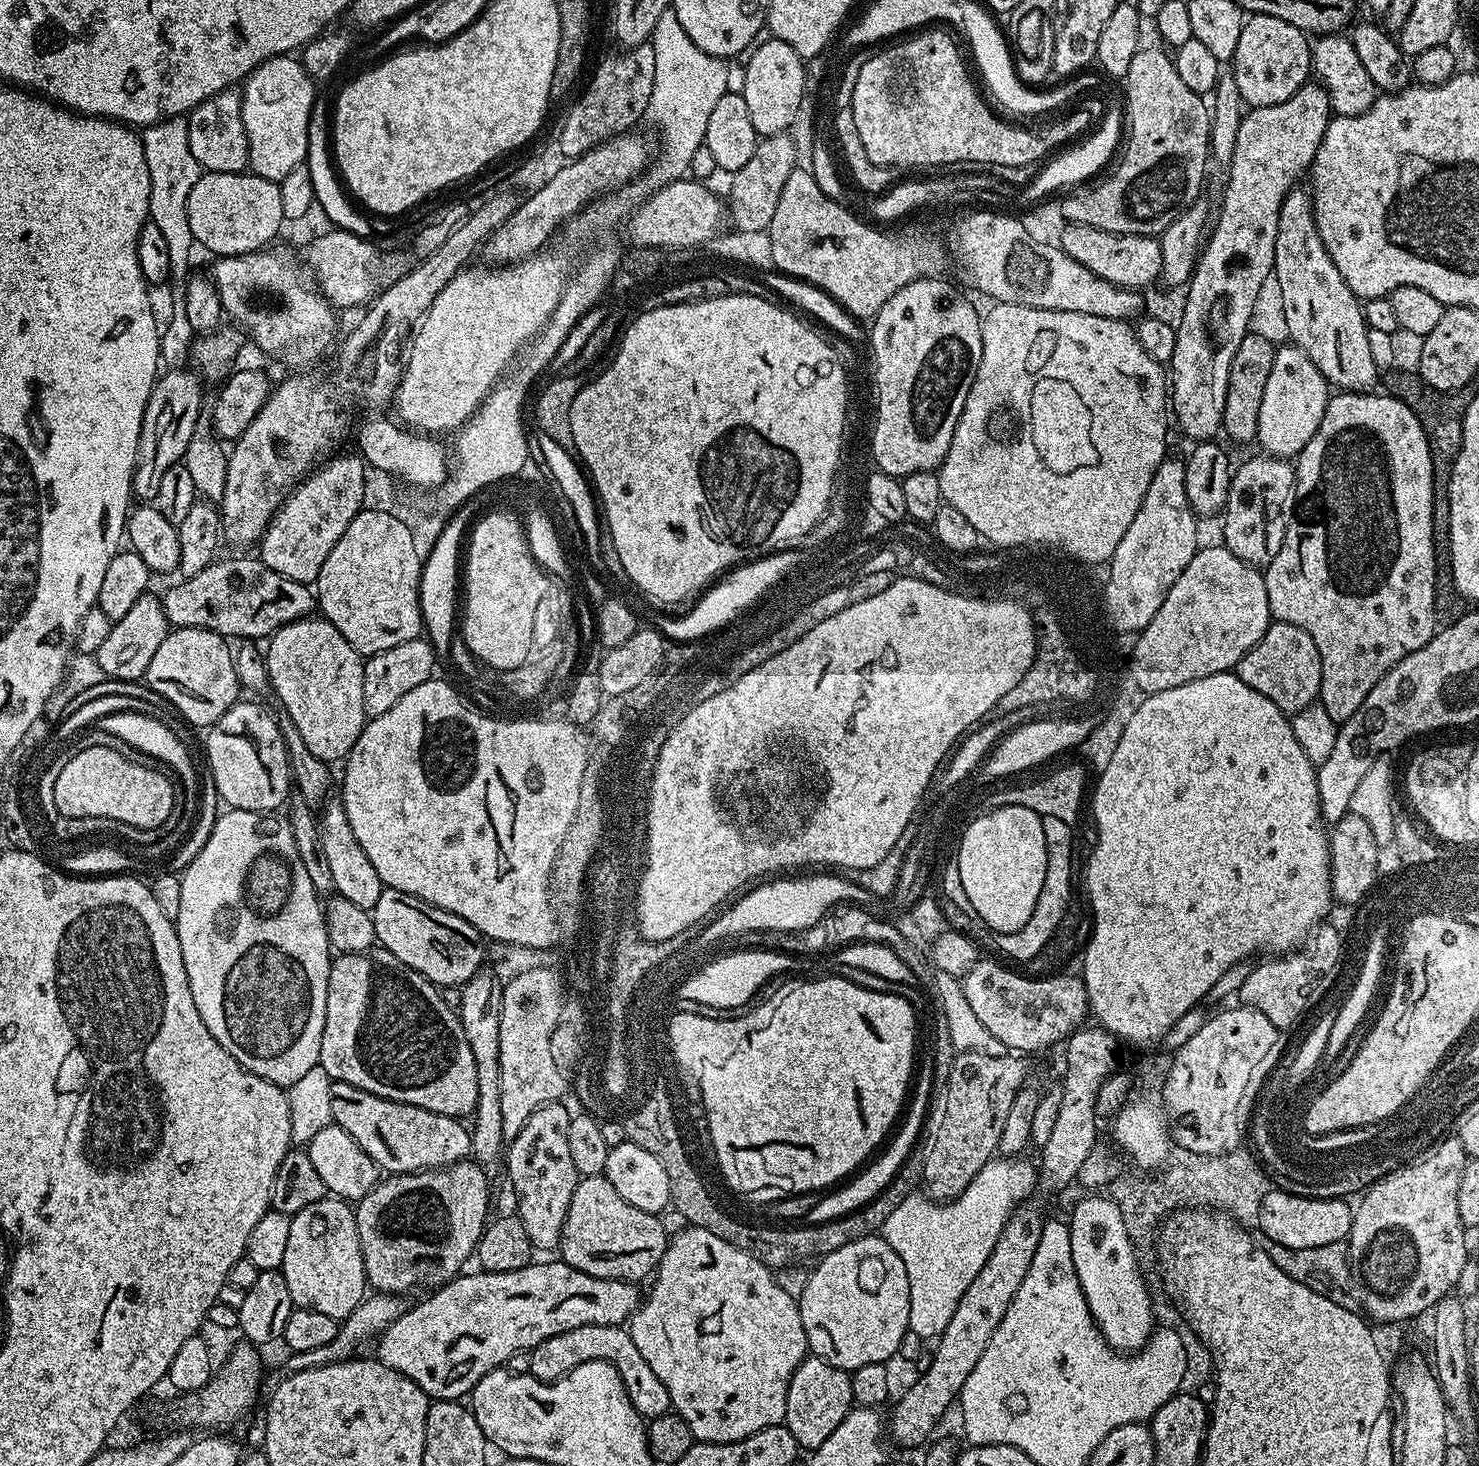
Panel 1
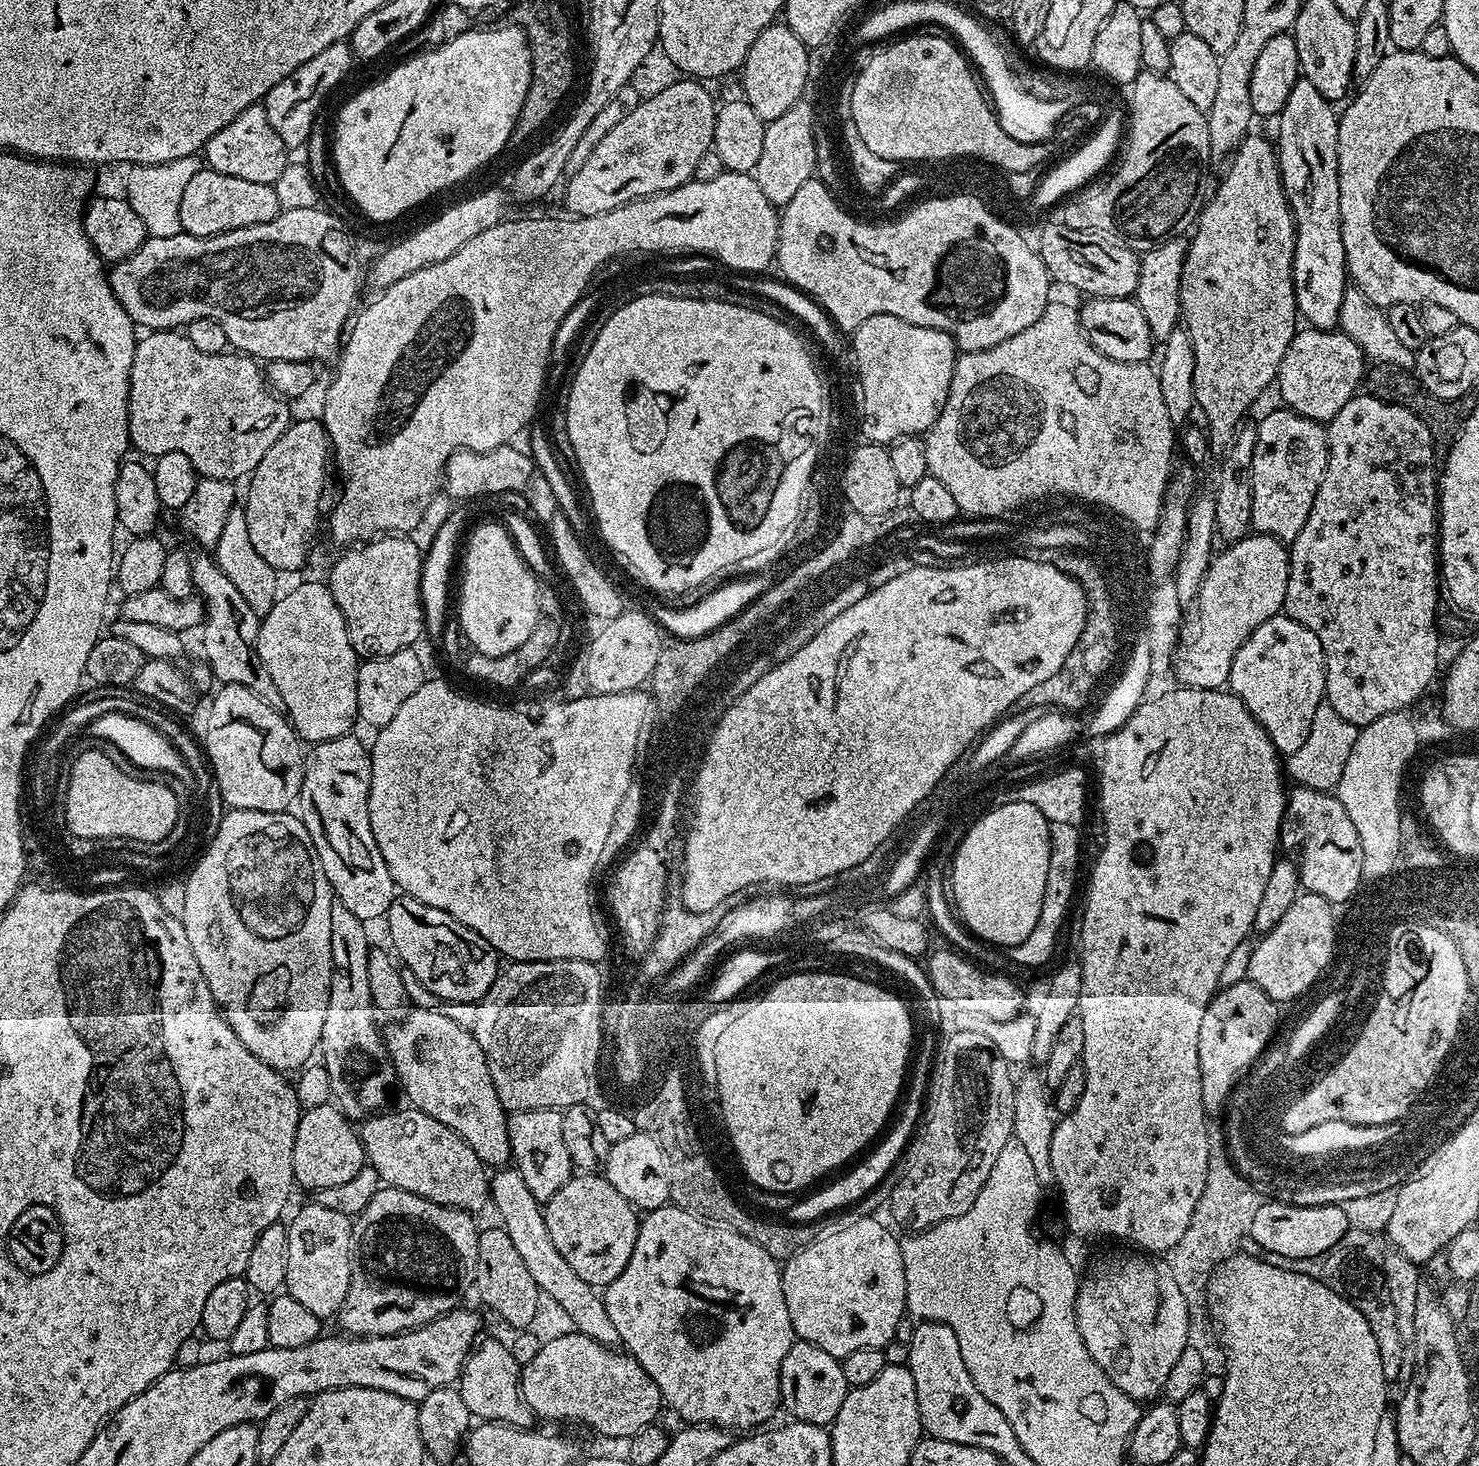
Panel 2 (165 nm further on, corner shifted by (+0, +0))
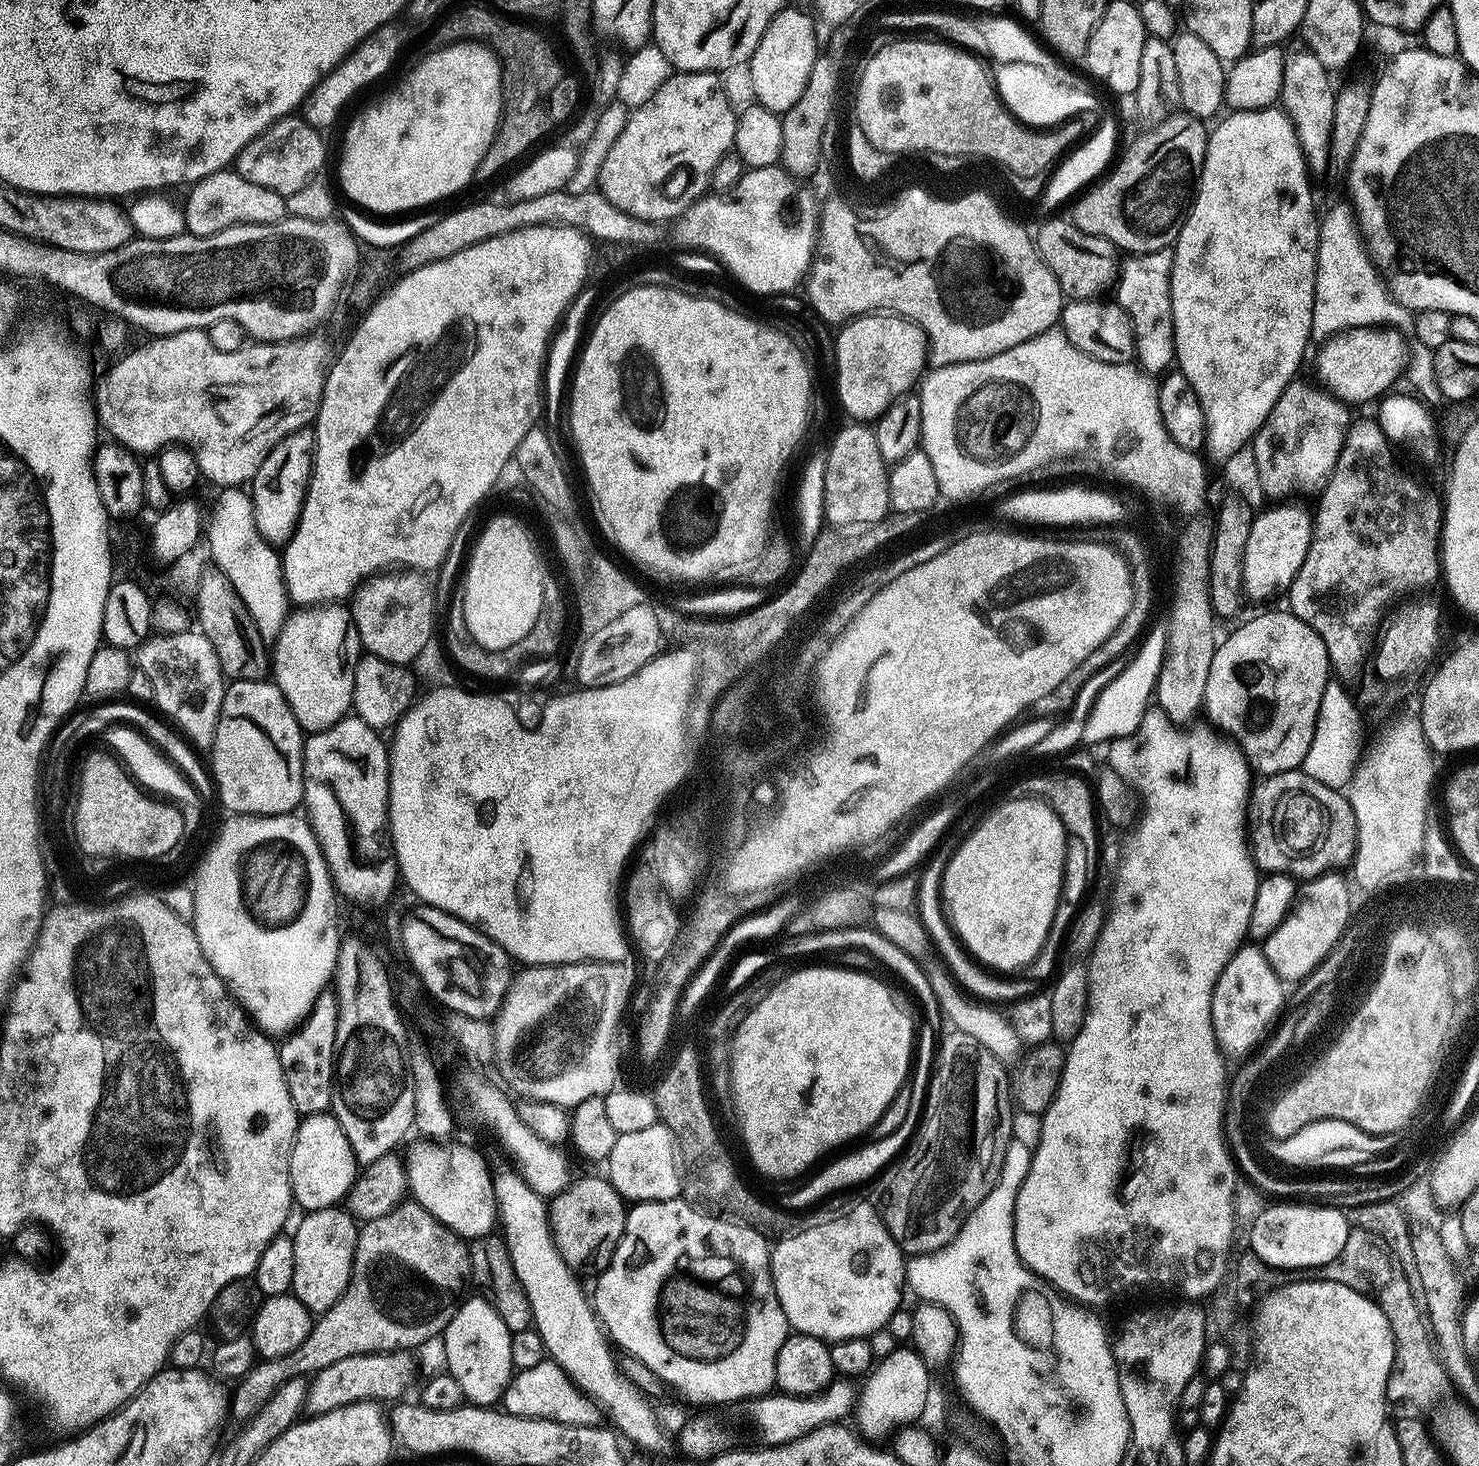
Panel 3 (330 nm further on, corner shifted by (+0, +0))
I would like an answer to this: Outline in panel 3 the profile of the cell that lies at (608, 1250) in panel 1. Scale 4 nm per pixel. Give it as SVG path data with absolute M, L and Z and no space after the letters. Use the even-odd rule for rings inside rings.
M603 1175L600 1176L588 1176L581 1184L573 1183L567 1190L551 1197L548 1204L548 1225L554 1242L558 1246L558 1254L562 1254L566 1266L570 1266L577 1274L585 1274L584 1272L599 1274L610 1262L610 1258L622 1238L626 1201L624 1197L617 1194L615 1188Z

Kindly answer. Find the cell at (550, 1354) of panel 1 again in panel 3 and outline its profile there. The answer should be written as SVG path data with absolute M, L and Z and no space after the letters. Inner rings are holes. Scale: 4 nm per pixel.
M545 1358L542 1362L538 1362L538 1366L533 1366L531 1370L522 1370L513 1375L512 1381L508 1383L508 1389L504 1391L502 1408L512 1416L521 1416L531 1420L553 1420L563 1424L596 1424L598 1420L596 1418L598 1409L594 1401L588 1399L565 1374L562 1366L558 1366L551 1358Z

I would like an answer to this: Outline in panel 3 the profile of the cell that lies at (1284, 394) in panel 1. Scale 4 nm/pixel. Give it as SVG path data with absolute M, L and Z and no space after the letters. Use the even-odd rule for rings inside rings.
M1391 326L1352 328L1349 332L1332 336L1319 347L1321 350L1316 356L1319 381L1349 406L1364 404L1367 400L1379 401L1409 367L1410 344L1404 341L1404 336L1403 331Z

